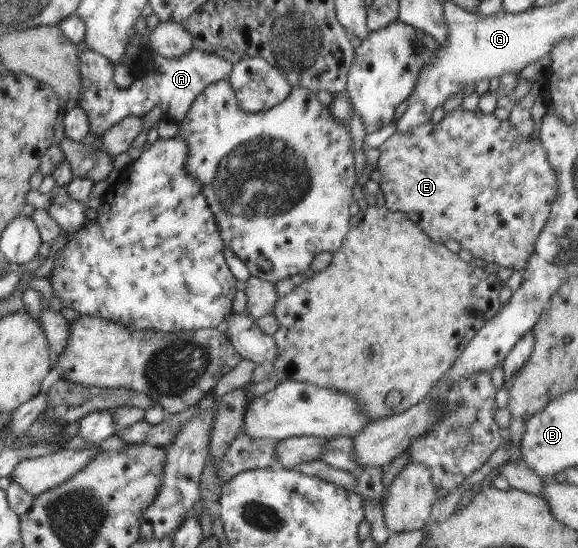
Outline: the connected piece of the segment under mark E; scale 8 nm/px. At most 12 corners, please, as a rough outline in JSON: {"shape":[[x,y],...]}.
{"shape":[[459,108],[377,148],[385,207],[522,272],[559,184]]}

